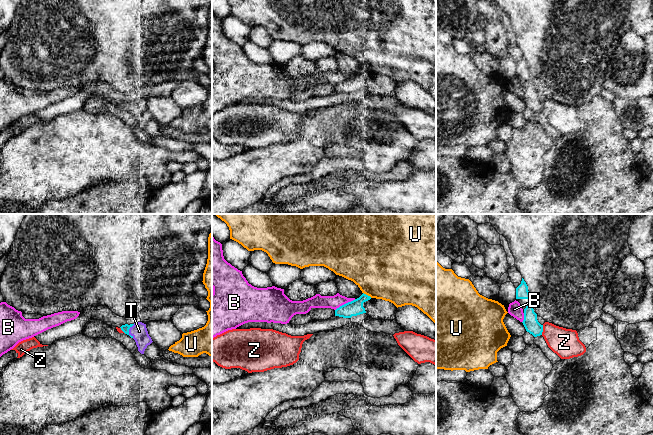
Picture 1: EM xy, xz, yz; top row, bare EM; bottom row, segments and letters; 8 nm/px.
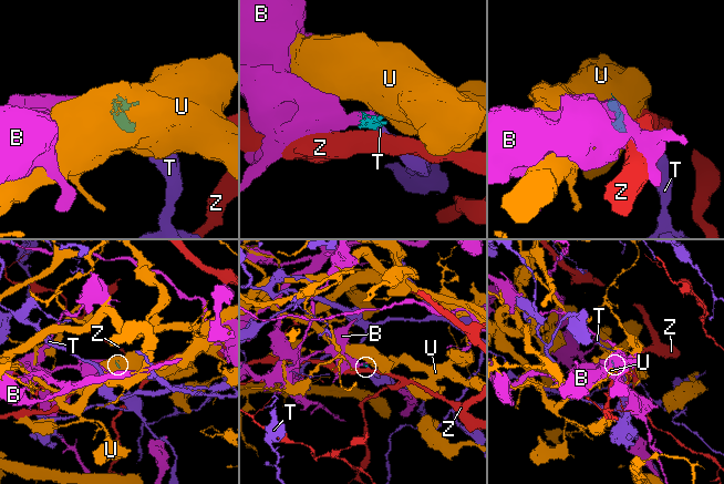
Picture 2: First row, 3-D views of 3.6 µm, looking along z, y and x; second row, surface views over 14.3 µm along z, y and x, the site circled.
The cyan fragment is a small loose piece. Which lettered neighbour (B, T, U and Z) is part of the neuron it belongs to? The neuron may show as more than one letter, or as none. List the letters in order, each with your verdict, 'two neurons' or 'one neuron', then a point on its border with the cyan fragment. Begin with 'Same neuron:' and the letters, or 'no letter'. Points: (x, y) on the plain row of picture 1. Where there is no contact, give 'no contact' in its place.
Same neuron: T
B: two neurons | xz (346, 79)
T: one neuron | xy (128, 107)
U: two neurons | xz (367, 71)
Z: two neurons | yz (542, 106)

